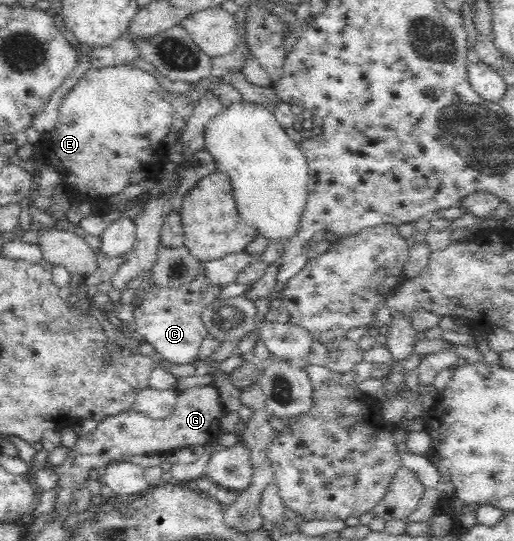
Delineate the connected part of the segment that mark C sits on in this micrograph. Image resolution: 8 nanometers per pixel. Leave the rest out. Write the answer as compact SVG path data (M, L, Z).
M152 269L137 276L127 289L121 292L121 302L130 304L135 298L136 291L143 290L145 300L134 310L134 326L145 341L150 343L164 360L172 364L192 364L198 357L202 341L209 337L208 330L202 321L202 312L209 303L218 299L224 286L208 286L202 272L192 284L178 288L164 289L152 284Z

